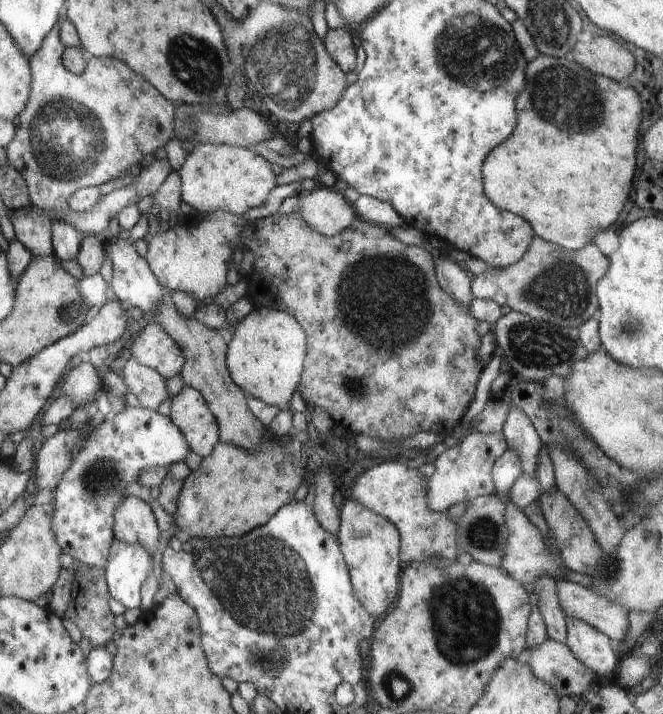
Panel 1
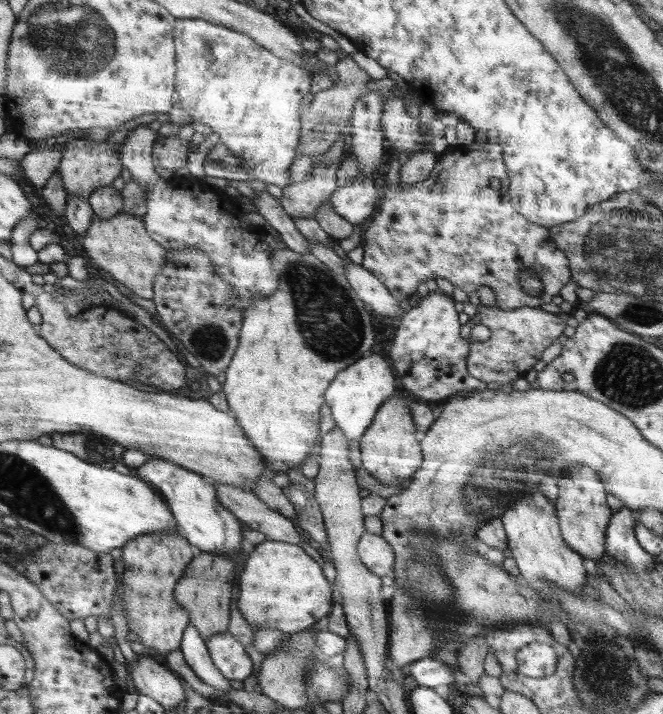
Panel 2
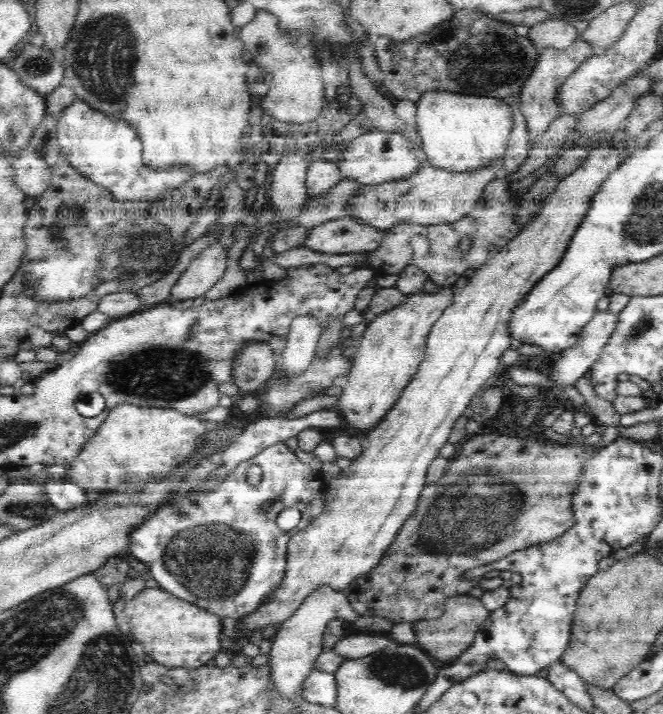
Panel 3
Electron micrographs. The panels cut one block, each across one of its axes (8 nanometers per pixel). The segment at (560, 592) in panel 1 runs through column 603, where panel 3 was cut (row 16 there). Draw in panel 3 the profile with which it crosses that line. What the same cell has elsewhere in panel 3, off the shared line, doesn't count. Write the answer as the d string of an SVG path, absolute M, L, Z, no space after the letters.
M636 1L620 2L590 19L580 38L596 49L605 49L619 38L637 10Z

